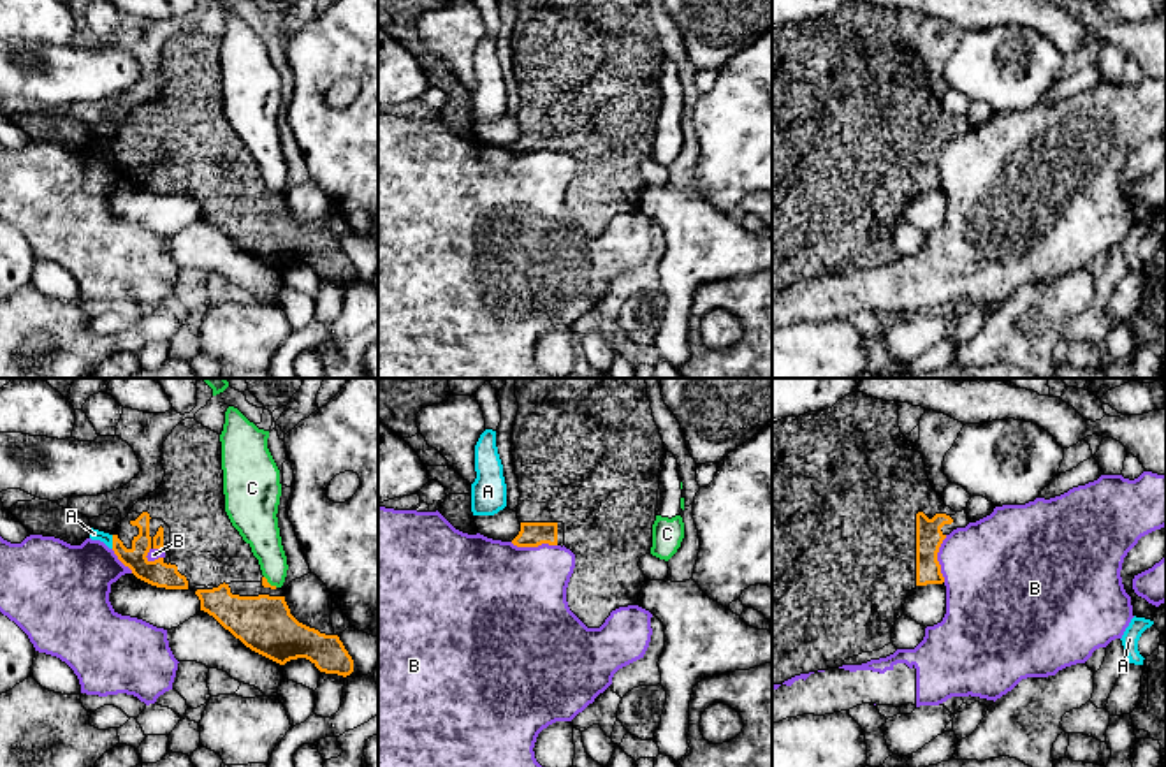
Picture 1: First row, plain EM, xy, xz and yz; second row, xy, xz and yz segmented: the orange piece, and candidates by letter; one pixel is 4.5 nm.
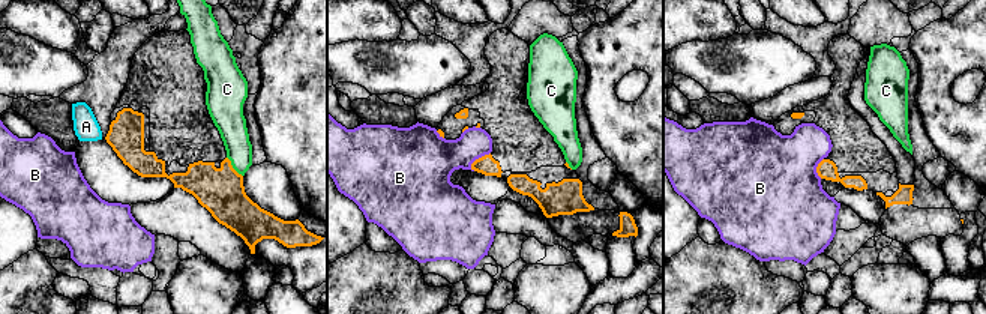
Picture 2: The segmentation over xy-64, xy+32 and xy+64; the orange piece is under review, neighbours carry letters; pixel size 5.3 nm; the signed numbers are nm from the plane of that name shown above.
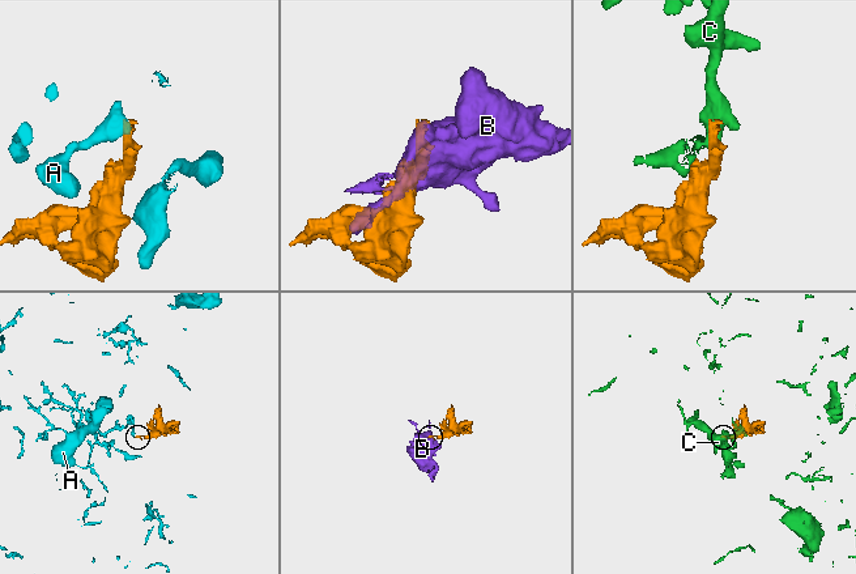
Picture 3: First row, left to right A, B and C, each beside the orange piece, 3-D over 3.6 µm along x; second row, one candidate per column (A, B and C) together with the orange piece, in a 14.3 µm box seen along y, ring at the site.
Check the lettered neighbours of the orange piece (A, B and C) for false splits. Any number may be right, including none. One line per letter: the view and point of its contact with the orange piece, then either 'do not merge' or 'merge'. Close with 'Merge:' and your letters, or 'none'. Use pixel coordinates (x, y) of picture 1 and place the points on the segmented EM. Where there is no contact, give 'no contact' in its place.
A: meets orange in xy at (113, 542); do not merge
B: meets orange in yz at (936, 558); do not merge
C: meets orange in xy at (268, 583); do not merge
Merge: none

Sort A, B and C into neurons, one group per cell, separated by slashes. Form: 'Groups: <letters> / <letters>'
Groups: A / B / C

